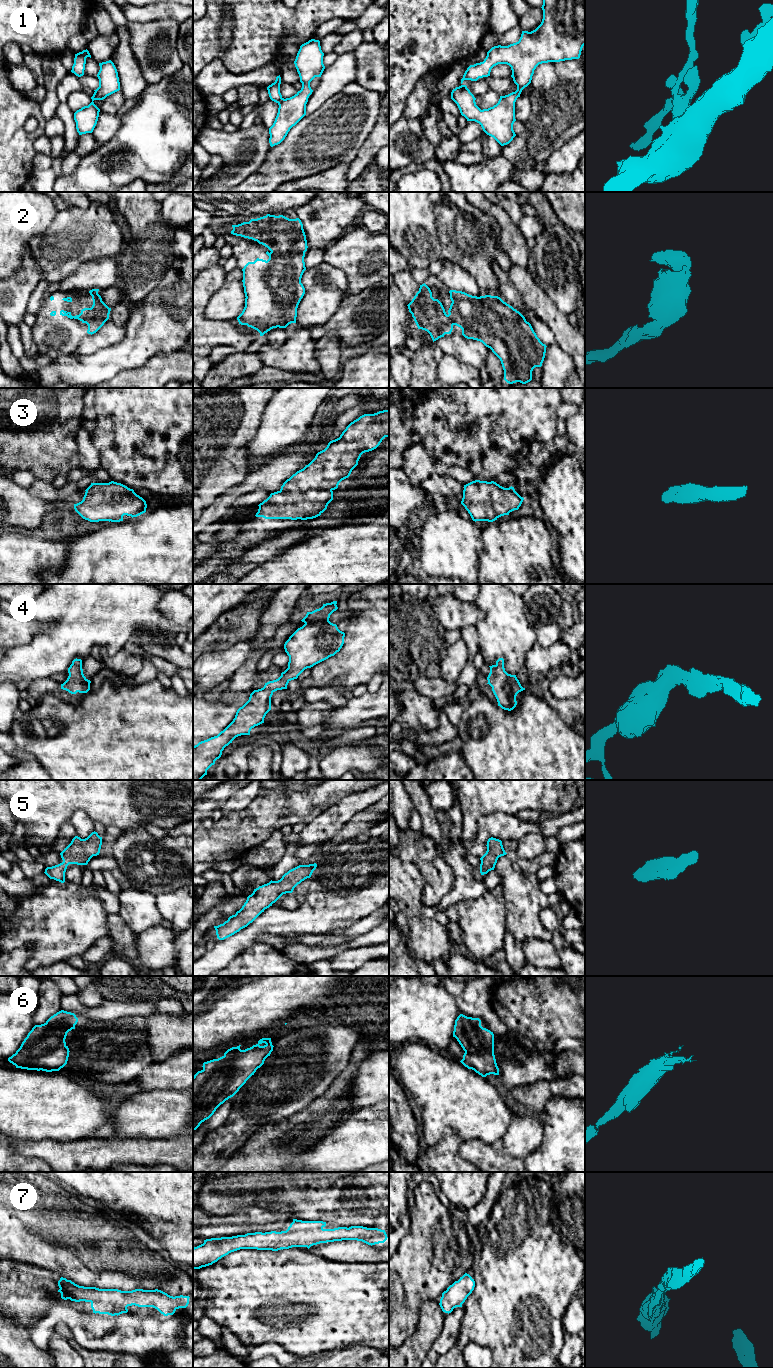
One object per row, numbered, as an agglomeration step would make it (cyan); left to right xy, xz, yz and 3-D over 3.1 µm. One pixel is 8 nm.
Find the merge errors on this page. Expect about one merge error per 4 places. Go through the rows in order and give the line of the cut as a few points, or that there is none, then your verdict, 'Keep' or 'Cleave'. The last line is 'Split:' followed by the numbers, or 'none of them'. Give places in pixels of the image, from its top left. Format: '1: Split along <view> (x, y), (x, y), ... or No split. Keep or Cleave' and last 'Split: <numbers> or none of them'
1: No split. Keep
2: No split. Keep
3: No split. Keep
4: No split. Keep
5: No split. Keep
6: No split. Keep
7: No split. Keep
Split: none of them

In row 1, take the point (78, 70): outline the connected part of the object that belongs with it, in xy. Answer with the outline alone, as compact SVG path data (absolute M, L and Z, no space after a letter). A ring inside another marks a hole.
M87 49L75 54L74 64L72 66L71 72L74 73L76 76L81 77L84 75L87 57L91 58L91 55Z

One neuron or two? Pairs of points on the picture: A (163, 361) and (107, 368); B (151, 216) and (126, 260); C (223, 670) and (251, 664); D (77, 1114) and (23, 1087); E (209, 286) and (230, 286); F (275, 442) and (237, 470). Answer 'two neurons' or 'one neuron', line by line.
A: two neurons
B: one neuron
C: two neurons
D: one neuron
E: two neurons
F: two neurons

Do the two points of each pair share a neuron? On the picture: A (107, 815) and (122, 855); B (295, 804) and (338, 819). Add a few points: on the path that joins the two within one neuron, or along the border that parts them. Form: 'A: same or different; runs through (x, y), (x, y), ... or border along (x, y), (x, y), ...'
A: different; border along (145, 827), (128, 827), (124, 830)
B: different; border along (340, 800), (320, 813)

